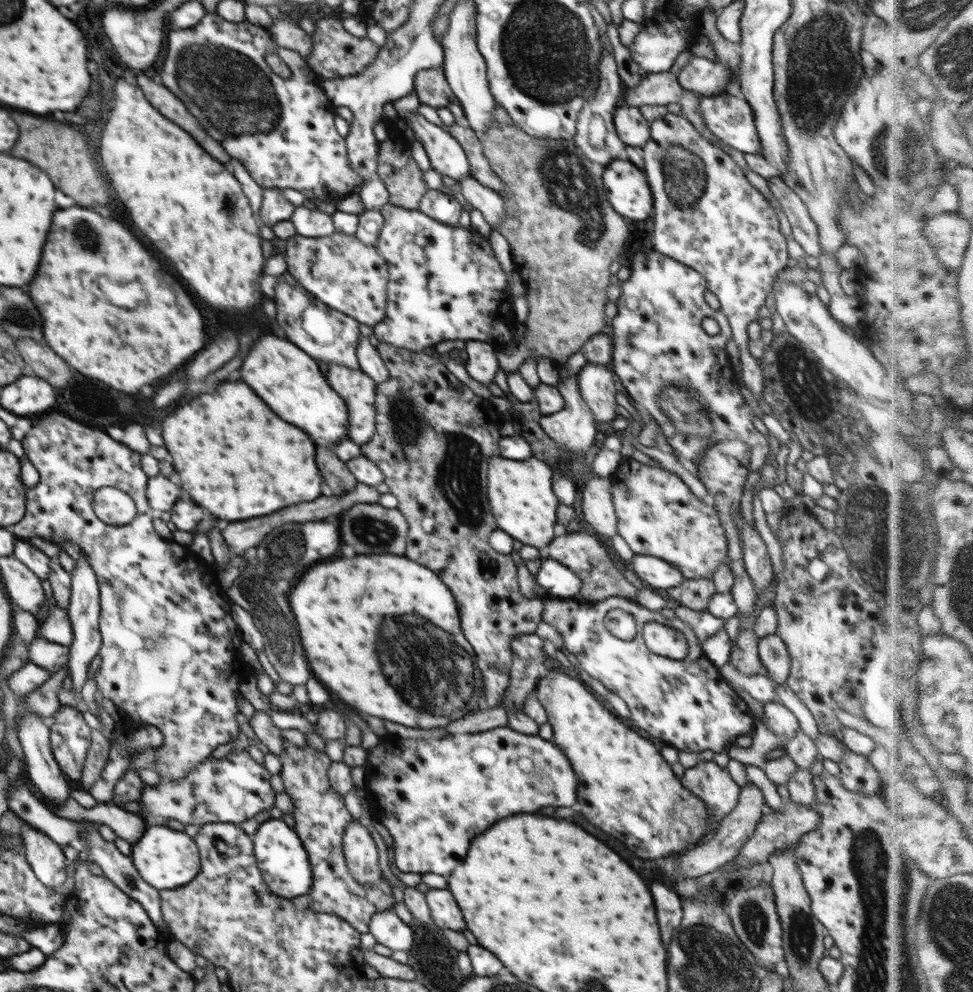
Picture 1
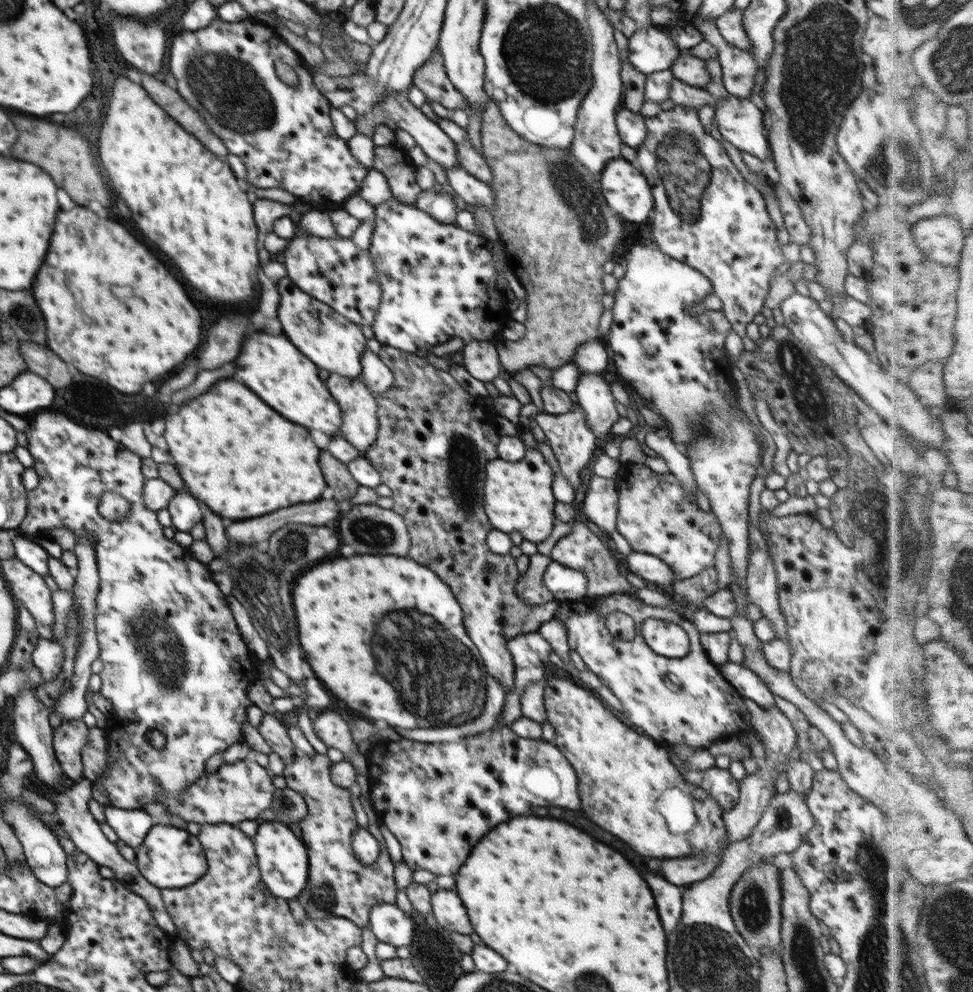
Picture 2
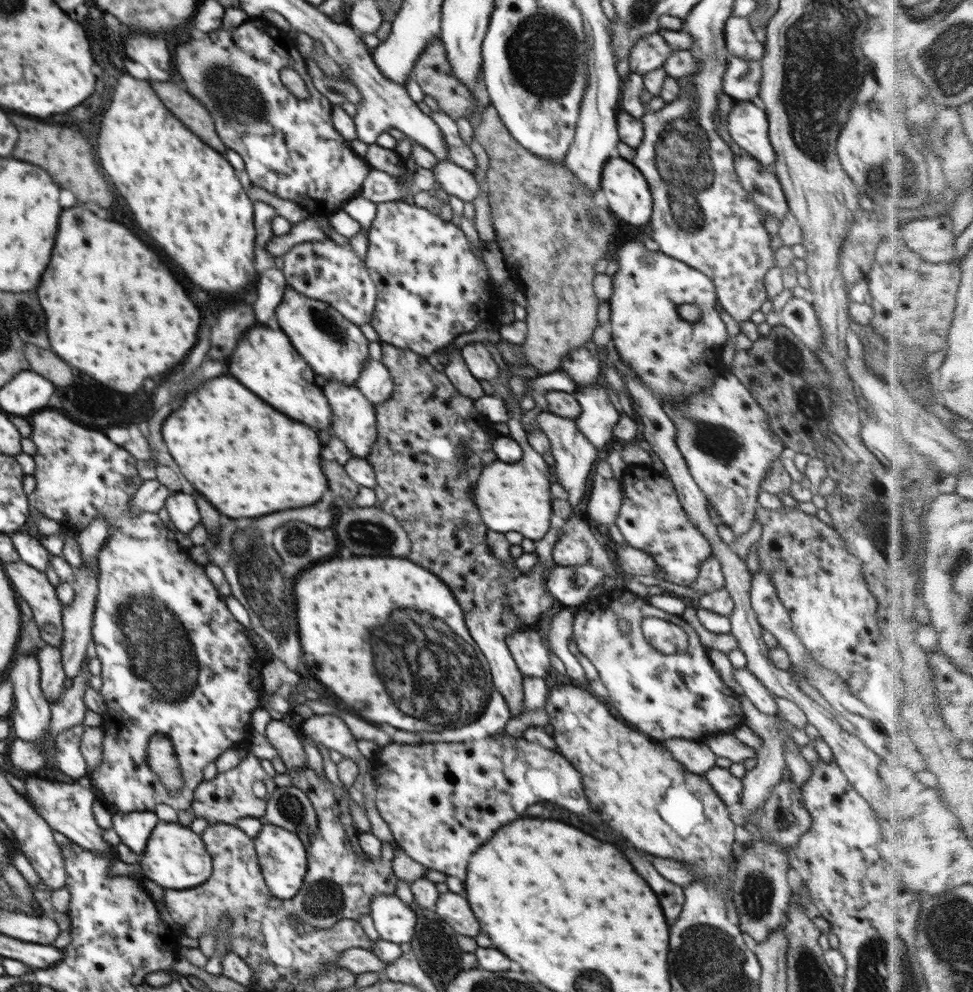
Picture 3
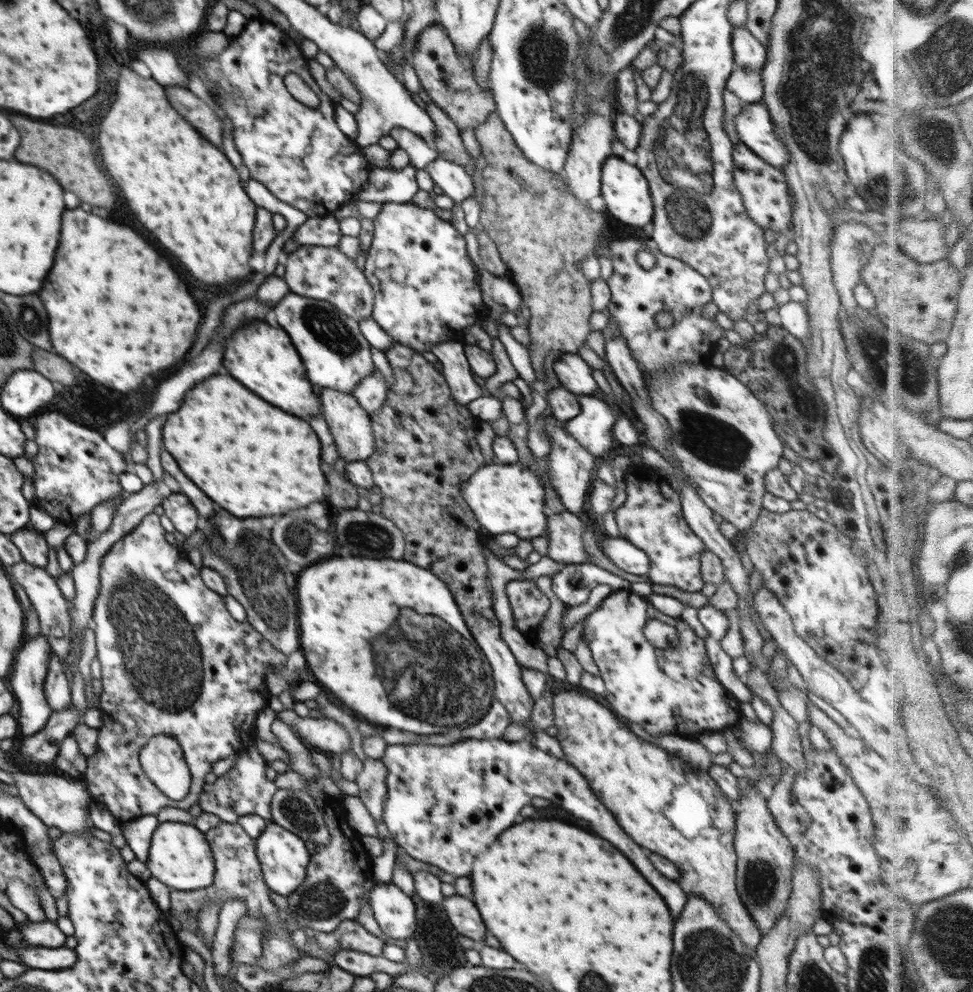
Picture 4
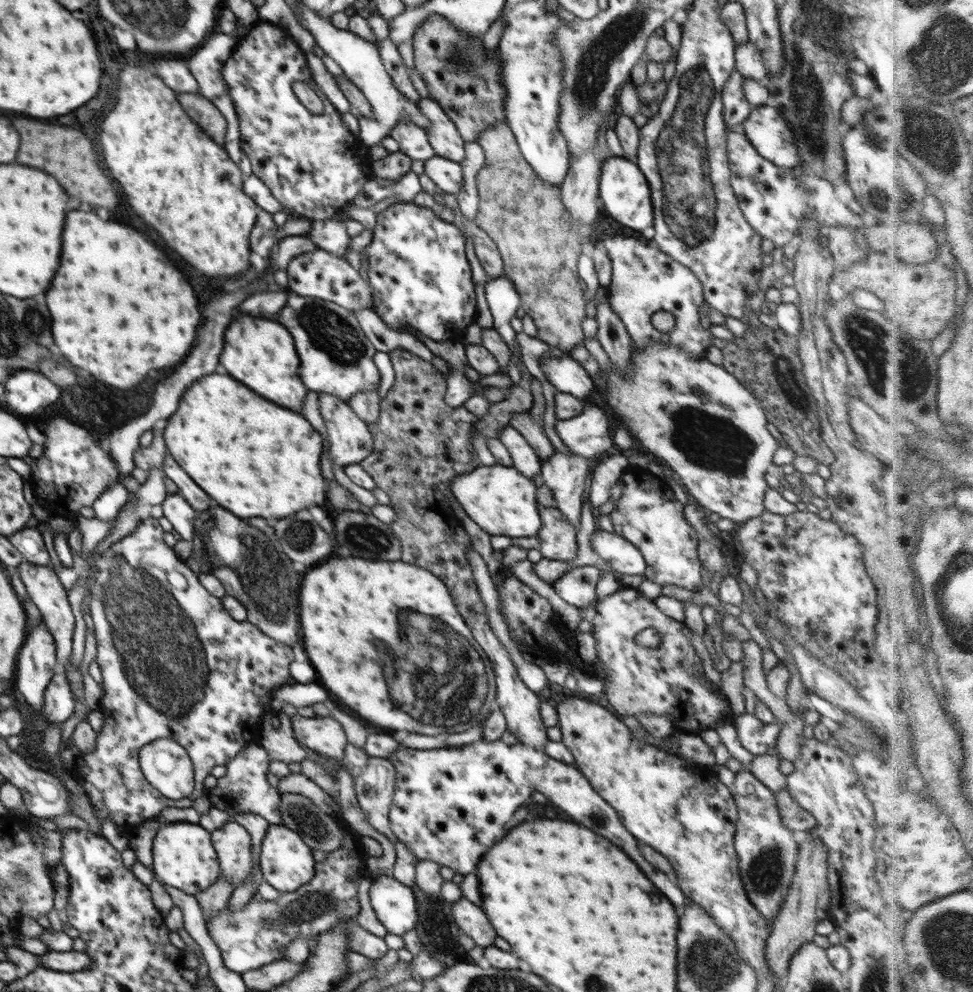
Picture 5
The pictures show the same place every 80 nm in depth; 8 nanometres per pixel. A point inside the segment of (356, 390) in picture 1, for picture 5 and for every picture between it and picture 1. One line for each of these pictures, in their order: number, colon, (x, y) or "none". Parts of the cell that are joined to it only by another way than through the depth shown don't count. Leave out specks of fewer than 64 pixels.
2: (358, 406)
3: (353, 421)
4: (350, 425)
5: (350, 440)

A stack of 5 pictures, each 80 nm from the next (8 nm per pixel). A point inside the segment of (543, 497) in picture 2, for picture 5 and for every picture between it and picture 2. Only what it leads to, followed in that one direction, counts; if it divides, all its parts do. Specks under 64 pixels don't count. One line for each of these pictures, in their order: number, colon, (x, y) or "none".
3: (516, 497)
4: (504, 498)
5: (502, 502)

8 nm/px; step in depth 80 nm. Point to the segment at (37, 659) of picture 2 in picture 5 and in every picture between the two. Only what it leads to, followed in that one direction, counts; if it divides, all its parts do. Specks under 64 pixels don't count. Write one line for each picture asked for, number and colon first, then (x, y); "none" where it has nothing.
3: (53, 679)
4: (57, 685)
5: (58, 706)

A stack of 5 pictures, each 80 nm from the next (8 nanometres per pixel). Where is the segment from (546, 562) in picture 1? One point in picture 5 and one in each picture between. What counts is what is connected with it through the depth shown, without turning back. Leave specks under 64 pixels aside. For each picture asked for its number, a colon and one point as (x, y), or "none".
2: (565, 584)
3: (571, 585)
4: (572, 585)
5: (578, 587)

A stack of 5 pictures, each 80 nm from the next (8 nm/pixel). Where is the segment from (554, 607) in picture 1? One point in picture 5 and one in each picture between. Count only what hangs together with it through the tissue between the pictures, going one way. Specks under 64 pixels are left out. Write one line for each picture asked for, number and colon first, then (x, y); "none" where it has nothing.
2: (686, 700)
3: (681, 695)
4: (674, 691)
5: (669, 680)

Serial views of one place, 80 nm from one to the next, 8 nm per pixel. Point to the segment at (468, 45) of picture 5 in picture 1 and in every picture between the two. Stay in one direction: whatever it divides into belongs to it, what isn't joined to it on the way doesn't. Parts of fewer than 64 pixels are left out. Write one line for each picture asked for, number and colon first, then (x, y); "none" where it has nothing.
1: (430, 85)
2: (431, 78)
3: (434, 74)
4: (449, 80)

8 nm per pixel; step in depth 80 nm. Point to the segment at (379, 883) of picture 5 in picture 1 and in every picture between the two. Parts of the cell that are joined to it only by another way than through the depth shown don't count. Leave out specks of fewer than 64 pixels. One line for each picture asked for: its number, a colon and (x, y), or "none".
1: (388, 929)
2: (389, 924)
3: (395, 921)
4: (395, 912)

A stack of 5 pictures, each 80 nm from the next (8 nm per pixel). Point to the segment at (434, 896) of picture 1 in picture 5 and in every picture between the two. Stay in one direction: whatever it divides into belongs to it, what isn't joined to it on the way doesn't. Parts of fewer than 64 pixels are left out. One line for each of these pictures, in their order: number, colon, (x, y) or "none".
2: (448, 909)
3: (455, 911)
4: (463, 915)
5: (470, 918)

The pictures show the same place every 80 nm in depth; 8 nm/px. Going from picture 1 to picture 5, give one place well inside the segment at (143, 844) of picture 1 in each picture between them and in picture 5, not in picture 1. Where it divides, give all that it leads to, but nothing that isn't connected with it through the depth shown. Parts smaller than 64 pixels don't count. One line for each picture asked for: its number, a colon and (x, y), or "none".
2: (169, 858)
3: (176, 858)
4: (180, 856)
5: (184, 857)

